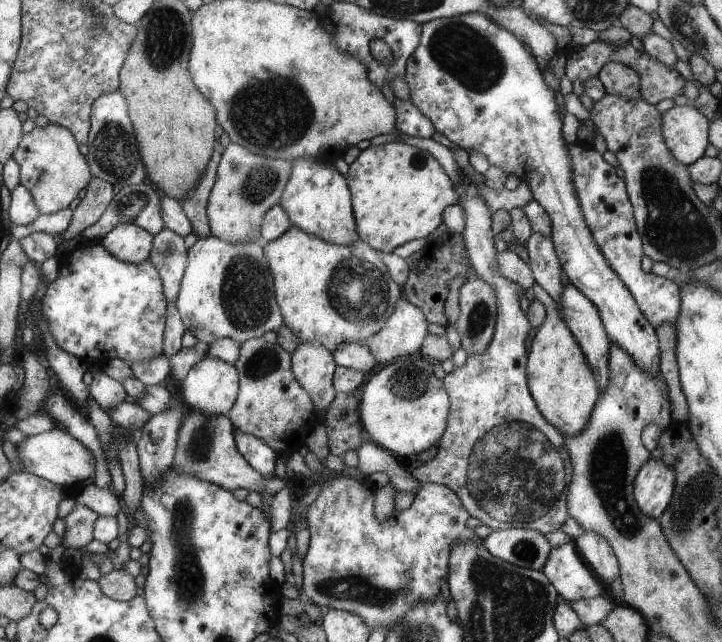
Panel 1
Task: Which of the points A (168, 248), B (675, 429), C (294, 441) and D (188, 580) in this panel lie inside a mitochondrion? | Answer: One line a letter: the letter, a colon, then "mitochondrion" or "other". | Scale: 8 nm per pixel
A: mitochondrion
B: other
C: other
D: mitochondrion

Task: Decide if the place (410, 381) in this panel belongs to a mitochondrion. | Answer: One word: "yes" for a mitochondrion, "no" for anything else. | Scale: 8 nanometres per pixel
yes

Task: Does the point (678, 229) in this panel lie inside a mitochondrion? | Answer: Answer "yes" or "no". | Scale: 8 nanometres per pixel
yes

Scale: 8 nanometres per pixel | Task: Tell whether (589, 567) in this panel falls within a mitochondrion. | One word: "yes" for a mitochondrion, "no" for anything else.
no

